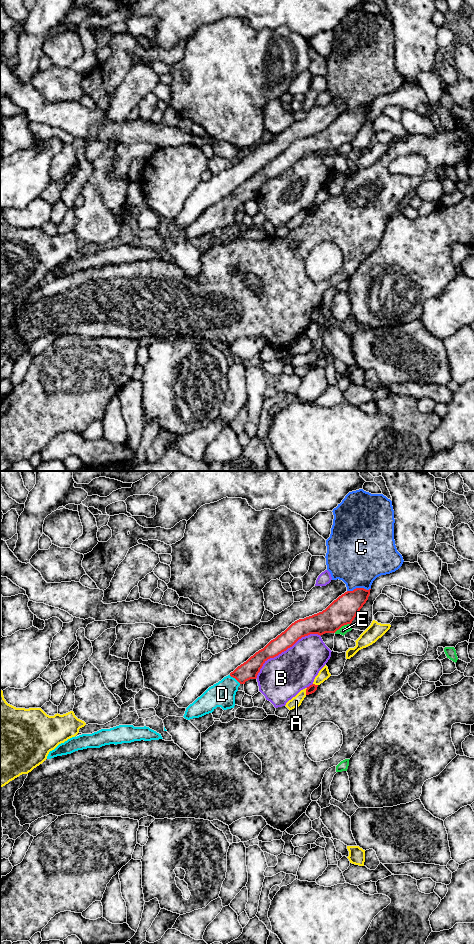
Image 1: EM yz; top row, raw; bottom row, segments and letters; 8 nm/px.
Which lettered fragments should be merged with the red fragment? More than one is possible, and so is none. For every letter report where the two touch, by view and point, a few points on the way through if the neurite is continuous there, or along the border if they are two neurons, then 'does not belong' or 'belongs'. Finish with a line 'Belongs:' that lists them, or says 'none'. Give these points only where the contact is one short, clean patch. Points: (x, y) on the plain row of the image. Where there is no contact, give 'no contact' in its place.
A: meets red in yz at (306, 211); does not belong
B: meets red in yz at (284, 170); does not belong
C: meets red in yz at (358, 108); does not belong
D: meets red in yz at (235, 198); runs through yz (248, 190), (235, 198), (222, 214); belongs
E: meets red in yz at (341, 146); does not belong
Belongs: D

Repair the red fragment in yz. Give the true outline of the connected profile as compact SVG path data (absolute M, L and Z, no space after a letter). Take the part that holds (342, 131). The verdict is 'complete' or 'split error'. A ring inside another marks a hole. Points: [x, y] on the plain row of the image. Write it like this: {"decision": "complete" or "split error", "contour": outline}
{"decision": "split error", "contour": "M356 108L347 111L334 120L325 130L299 139L284 152L271 160L246 182L238 186L228 196L209 207L185 231L187 240L212 233L217 227L223 230L234 228L238 207L250 199L256 199L263 184L292 167L299 159L310 154L335 153L342 146L351 144L357 133L368 120L370 110Z"}

